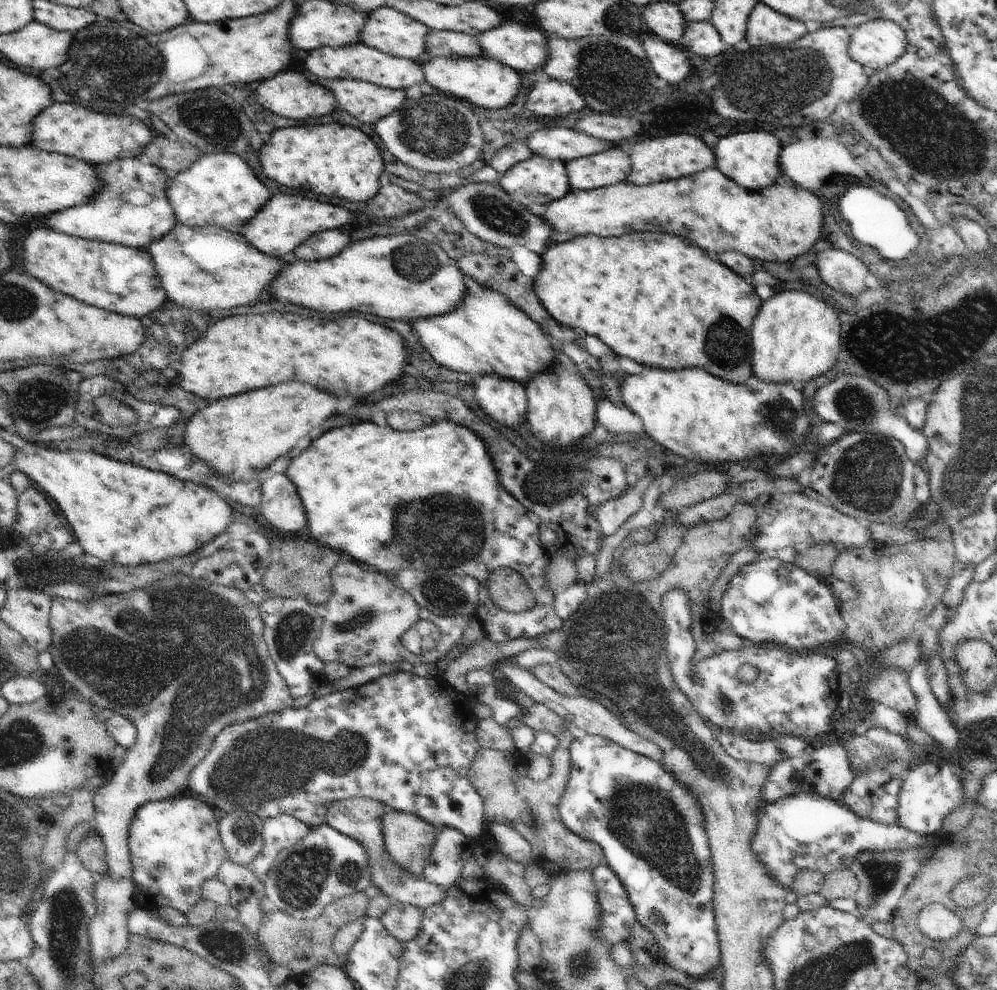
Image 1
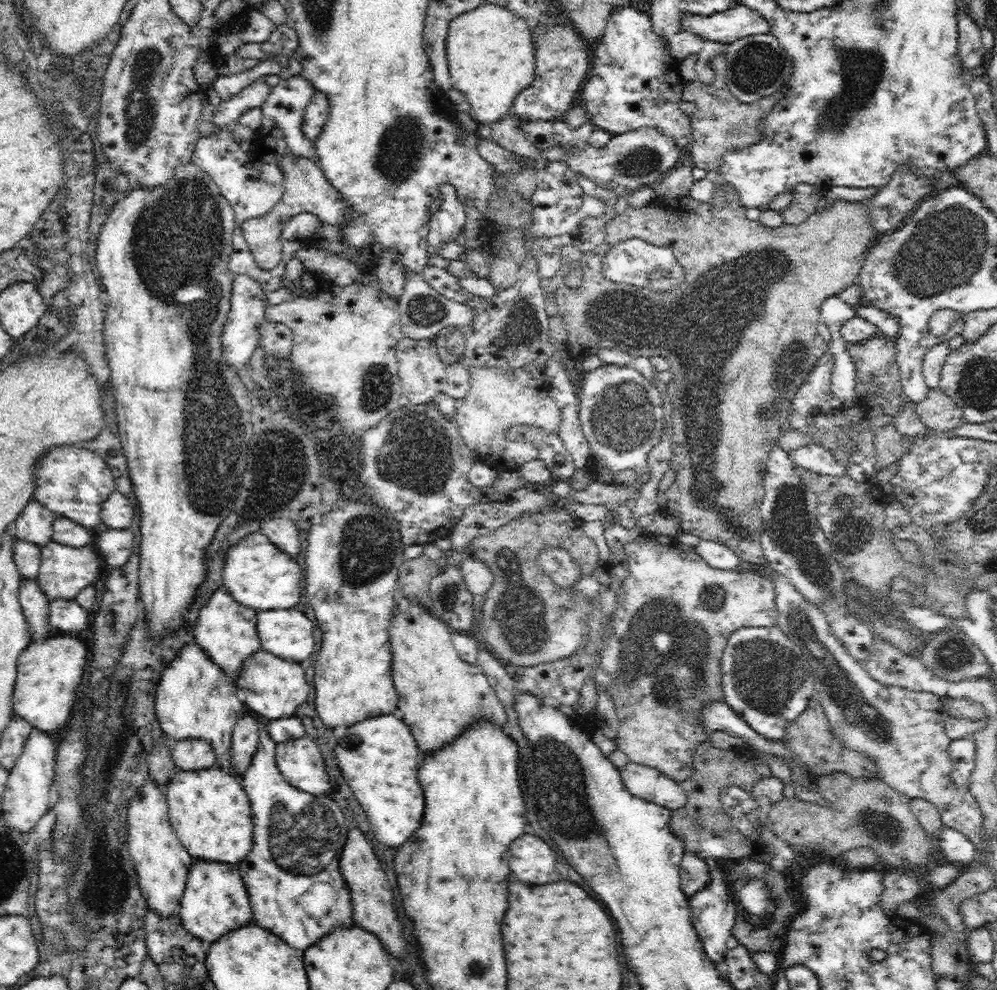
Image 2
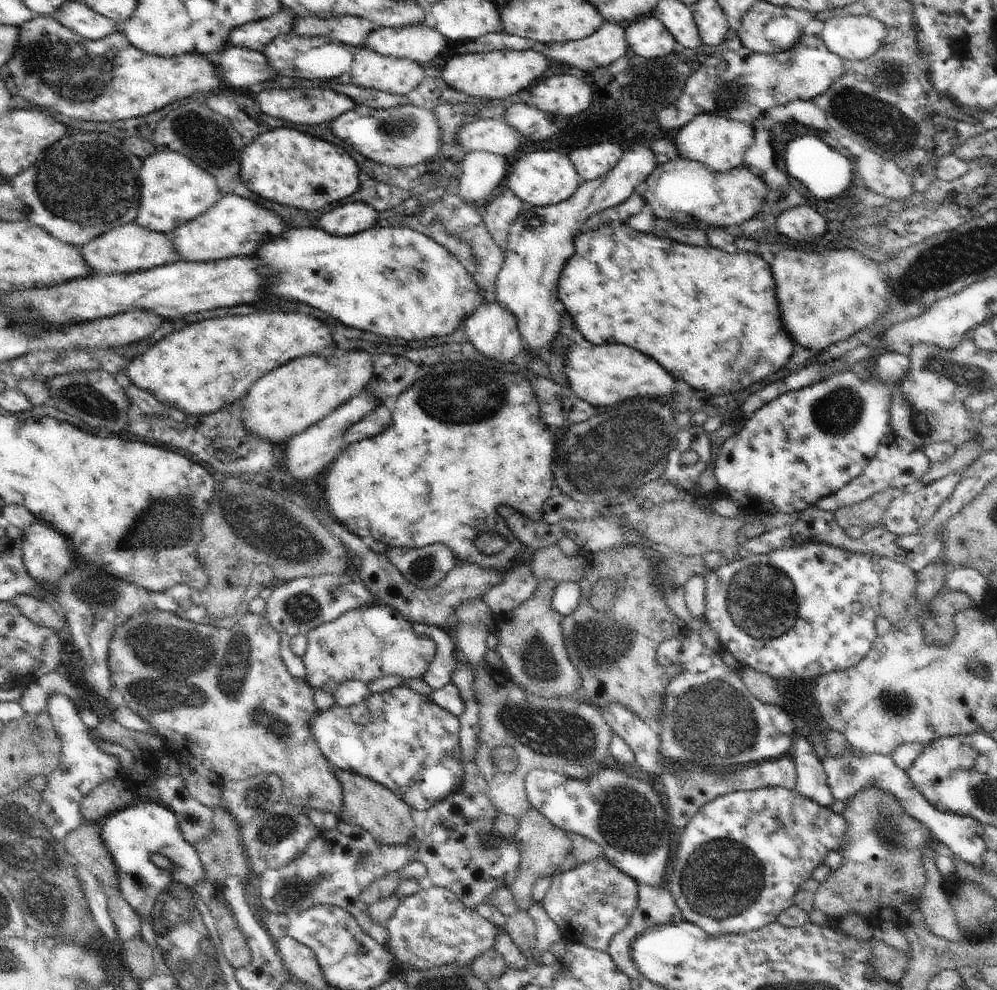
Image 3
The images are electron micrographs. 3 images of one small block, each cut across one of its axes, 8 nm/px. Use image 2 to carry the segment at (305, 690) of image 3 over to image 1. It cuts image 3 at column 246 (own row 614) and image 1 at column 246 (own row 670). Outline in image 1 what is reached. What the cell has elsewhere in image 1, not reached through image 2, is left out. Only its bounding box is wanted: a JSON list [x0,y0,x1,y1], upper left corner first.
[47,572,293,972]

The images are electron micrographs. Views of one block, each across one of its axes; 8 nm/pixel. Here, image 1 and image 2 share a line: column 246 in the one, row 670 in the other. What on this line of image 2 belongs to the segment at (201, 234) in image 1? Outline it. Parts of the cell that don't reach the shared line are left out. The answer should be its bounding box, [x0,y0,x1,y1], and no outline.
[236,648,313,720]

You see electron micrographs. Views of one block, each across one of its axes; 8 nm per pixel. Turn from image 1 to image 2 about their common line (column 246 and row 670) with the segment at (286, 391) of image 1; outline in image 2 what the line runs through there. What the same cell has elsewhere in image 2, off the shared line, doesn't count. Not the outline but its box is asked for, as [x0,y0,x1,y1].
[388,601,508,754]

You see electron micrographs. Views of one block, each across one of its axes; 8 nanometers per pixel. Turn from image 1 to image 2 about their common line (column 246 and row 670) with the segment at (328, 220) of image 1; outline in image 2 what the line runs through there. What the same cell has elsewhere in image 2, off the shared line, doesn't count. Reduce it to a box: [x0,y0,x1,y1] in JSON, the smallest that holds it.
[194,585,261,682]

